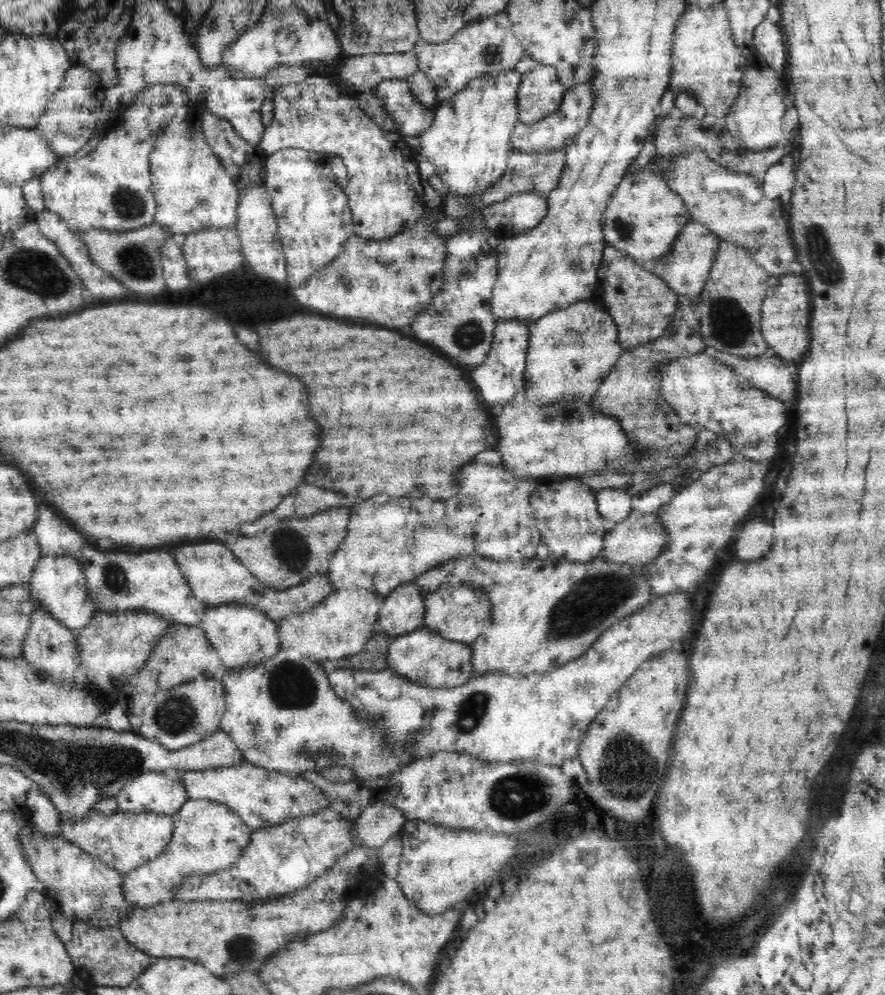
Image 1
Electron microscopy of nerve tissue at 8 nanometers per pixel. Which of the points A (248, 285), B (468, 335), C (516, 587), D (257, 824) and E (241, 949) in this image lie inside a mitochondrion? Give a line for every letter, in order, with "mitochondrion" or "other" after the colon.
A: other
B: mitochondrion
C: other
D: other
E: mitochondrion

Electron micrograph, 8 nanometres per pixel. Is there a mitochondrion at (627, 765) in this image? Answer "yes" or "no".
yes

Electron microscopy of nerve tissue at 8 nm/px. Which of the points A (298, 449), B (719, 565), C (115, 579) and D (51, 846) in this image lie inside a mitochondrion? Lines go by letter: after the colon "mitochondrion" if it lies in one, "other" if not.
A: other
B: other
C: mitochondrion
D: other

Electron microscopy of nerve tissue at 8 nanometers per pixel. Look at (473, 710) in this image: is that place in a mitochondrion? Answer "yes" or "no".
yes

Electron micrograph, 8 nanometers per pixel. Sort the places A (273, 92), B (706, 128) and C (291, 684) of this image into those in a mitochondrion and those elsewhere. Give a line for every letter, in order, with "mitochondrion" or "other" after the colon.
A: other
B: other
C: mitochondrion

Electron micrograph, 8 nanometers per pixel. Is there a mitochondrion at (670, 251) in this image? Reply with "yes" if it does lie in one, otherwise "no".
no

